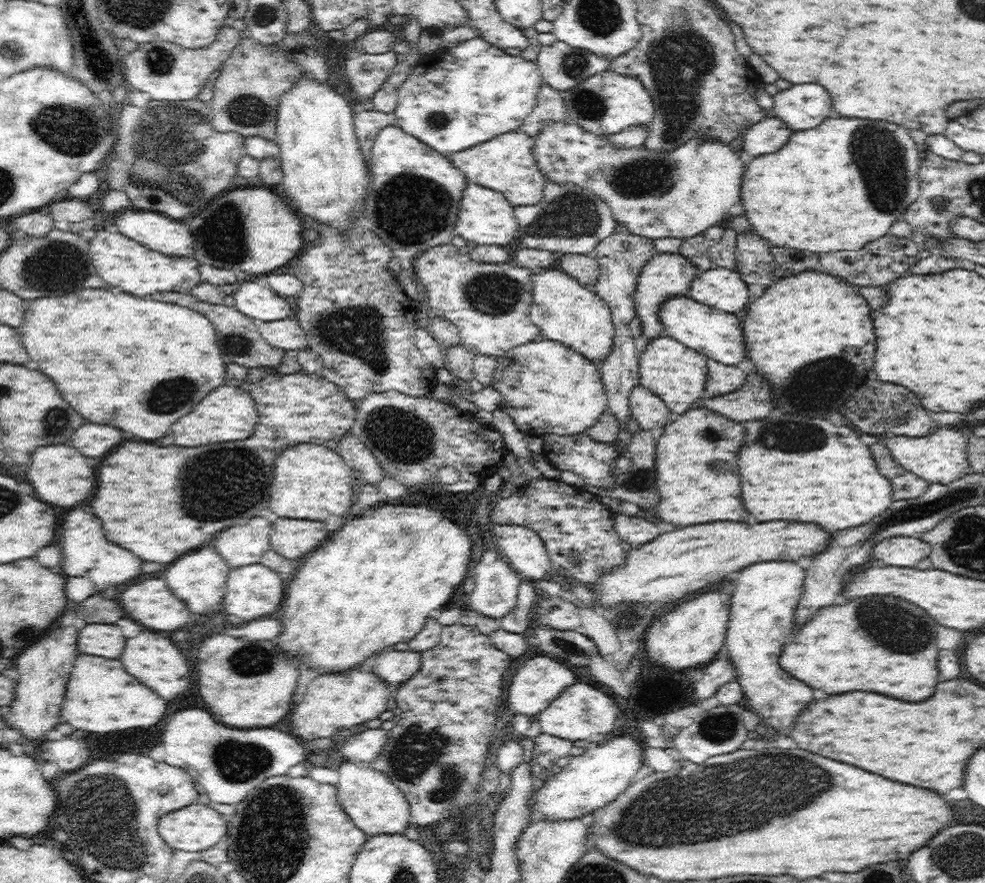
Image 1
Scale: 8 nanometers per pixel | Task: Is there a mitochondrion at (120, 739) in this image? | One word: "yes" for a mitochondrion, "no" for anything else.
no

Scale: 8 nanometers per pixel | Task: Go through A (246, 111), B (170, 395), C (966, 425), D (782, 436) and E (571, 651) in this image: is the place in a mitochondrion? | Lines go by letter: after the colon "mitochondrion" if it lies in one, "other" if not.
A: mitochondrion
B: mitochondrion
C: other
D: mitochondrion
E: mitochondrion

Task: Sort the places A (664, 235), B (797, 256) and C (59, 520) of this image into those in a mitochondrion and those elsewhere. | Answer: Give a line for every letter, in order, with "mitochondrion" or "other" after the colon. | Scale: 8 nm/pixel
A: other
B: other
C: other

